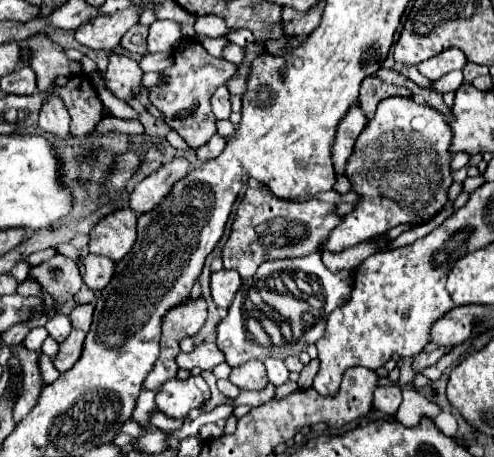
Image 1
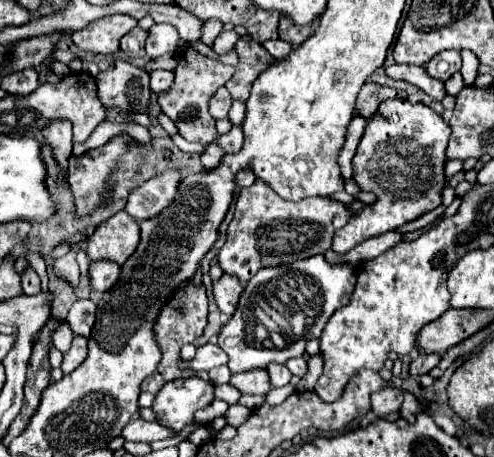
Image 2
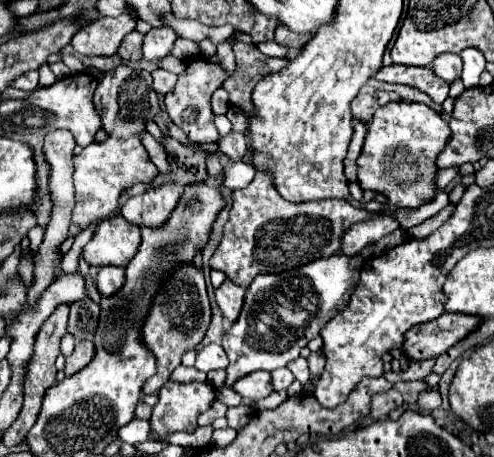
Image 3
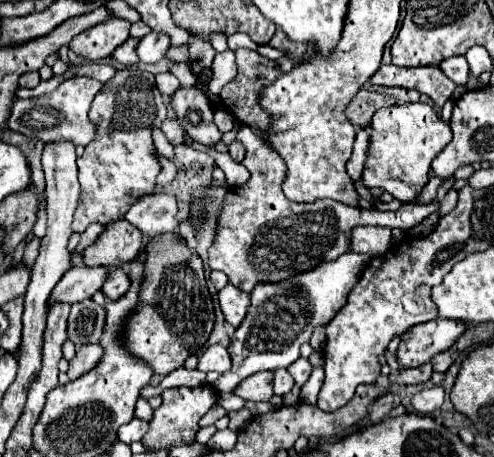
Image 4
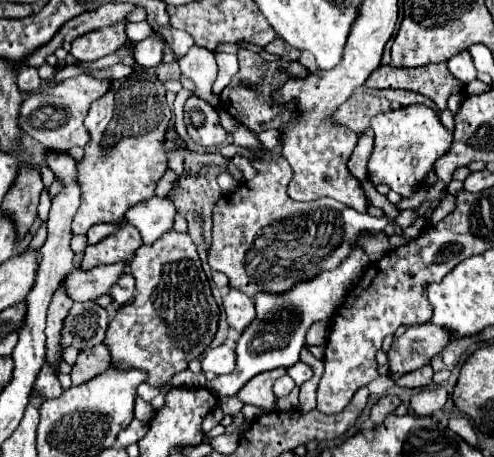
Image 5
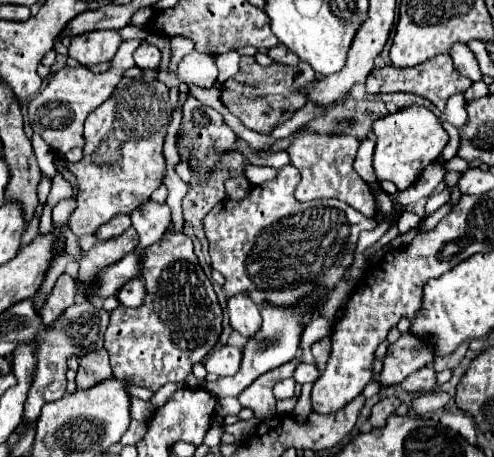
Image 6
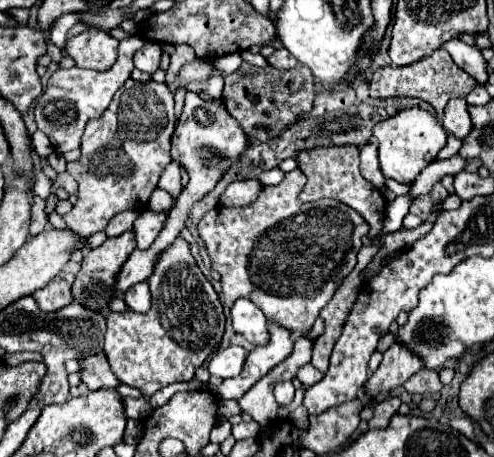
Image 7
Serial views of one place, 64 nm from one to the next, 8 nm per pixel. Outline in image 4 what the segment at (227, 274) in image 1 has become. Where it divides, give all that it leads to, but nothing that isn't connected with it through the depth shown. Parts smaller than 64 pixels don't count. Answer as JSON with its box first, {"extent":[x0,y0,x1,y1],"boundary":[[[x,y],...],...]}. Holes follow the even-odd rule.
{"extent":[218,284,248,328],"boundary":[[[226,284],[218,292],[218,302],[220,302],[220,310],[222,310],[226,322],[230,322],[234,328],[238,328],[240,320],[244,320],[244,312],[248,310],[248,294],[232,284]]]}

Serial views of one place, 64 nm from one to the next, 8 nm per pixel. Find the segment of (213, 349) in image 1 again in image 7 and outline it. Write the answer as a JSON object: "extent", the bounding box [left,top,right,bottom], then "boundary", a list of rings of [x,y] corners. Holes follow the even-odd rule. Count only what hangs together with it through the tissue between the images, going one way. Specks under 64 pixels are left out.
{"extent":[208,346,248,378],"boundary":[[[228,346],[226,350],[216,352],[210,360],[208,360],[208,372],[220,378],[232,378],[236,374],[240,374],[240,368],[244,366],[244,356],[248,352],[240,346]]]}

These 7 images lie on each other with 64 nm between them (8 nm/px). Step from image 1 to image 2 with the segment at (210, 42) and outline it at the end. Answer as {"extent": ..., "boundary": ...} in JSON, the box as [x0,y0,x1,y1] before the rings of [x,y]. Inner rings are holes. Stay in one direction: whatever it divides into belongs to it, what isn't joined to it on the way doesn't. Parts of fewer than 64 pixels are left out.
{"extent":[212,30,240,56],"boundary":[[[230,30],[230,32],[222,32],[216,40],[214,40],[214,44],[212,44],[212,50],[218,54],[218,56],[222,56],[222,54],[228,54],[232,48],[234,48],[234,44],[238,42],[238,38],[240,38],[240,30]]]}

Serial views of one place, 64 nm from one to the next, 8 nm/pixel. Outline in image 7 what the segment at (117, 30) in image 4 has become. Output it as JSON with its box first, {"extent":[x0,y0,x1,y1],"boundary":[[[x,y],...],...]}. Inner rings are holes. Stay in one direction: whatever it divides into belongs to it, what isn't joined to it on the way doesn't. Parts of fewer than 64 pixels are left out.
{"extent":[66,30,118,72],"boundary":[[[86,30],[66,42],[66,54],[76,60],[78,68],[90,68],[104,72],[110,68],[118,54],[118,40],[108,32]]]}

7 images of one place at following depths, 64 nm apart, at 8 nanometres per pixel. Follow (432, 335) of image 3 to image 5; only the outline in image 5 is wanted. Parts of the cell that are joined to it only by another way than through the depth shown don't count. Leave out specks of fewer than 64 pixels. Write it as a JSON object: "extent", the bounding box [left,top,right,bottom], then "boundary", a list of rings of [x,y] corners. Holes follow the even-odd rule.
{"extent":[388,322,450,376],"boundary":[[[430,322],[406,328],[406,332],[392,342],[388,352],[390,374],[402,376],[430,364],[430,360],[450,344],[450,338],[448,328]]]}

